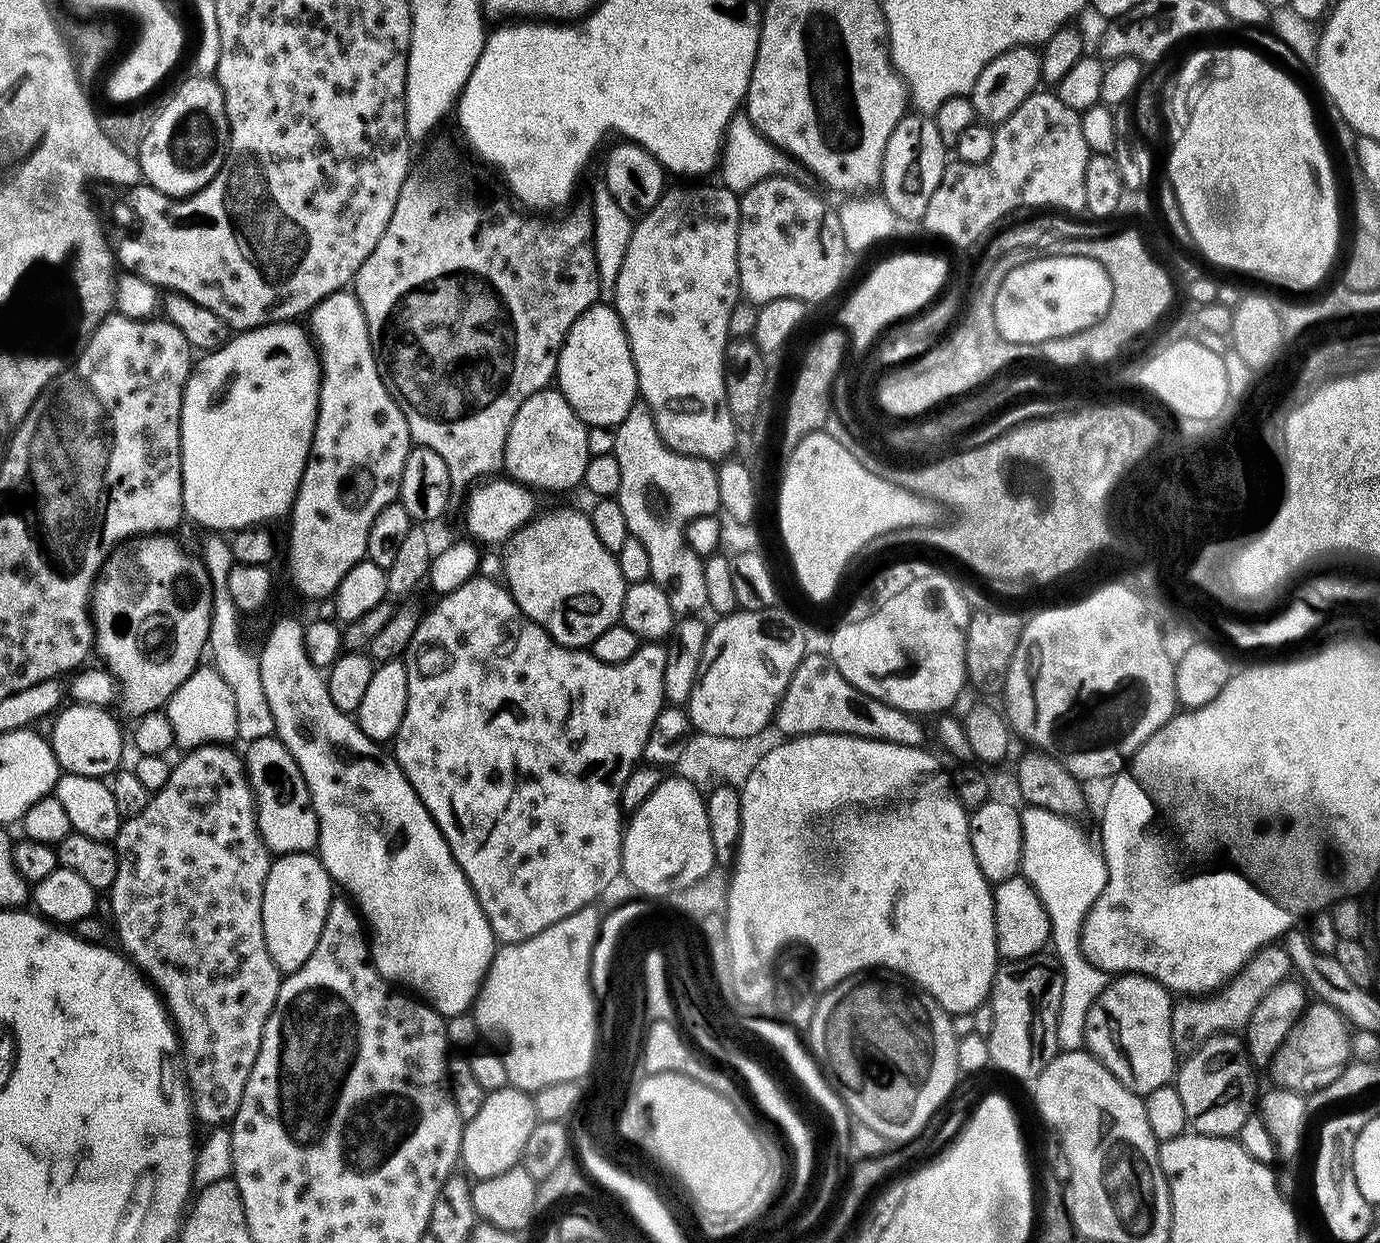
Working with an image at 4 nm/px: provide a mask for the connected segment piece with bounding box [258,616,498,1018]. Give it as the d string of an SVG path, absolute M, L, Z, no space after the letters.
M284 616L281 620L274 621L272 629L268 632L268 637L264 640L264 645L258 648L258 655L261 668L261 689L266 694L270 713L273 714L275 735L280 737L280 741L284 743L286 750L290 754L294 754L294 762L298 762L298 770L302 770L302 778L310 790L310 798L320 827L318 855L321 862L324 863L326 871L332 875L333 881L339 887L341 884L349 892L345 893L351 897L361 917L366 921L367 927L370 929L372 964L378 970L380 977L393 985L403 986L405 989L411 990L419 999L431 1004L445 1018L460 1016L467 1008L469 1011L473 1007L476 993L479 992L484 975L488 973L488 968L492 964L498 941L486 922L486 914L482 914L482 910L478 906L476 896L468 885L468 879L464 876L464 871L460 869L458 862L452 857L452 851L446 842L446 838L440 833L440 827L434 822L434 818L428 813L426 806L418 798L418 794L410 786L410 782L404 777L400 767L396 765L395 759L389 753L387 756L380 749L383 747L377 741L370 739L349 713L343 712L334 704L330 696L325 673L316 668L314 662L310 662L310 658L306 658L304 626L305 621L303 619L299 620L296 616Z

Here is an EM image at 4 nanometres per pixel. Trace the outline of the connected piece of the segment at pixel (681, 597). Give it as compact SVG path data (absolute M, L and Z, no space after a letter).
M642 398L630 406L626 418L615 425L614 431L616 437L611 452L618 458L618 467L622 470L622 486L618 499L630 535L638 538L642 546L646 546L646 555L652 559L650 579L659 586L662 594L666 594L677 617L700 614L708 600L708 576L704 573L705 561L690 547L686 533L690 522L713 515L721 507L719 484L716 481L717 469L703 458L687 456L685 452L676 452L668 447L656 429L650 406Z

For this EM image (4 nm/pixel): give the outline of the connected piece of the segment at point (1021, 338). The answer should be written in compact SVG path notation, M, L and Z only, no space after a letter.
M1040 256L1010 270L1010 274L1002 278L994 298L994 322L998 326L998 334L1002 334L1008 344L1035 346L1050 338L1062 338L1086 330L1106 314L1111 301L1110 278L1098 262L1085 256Z

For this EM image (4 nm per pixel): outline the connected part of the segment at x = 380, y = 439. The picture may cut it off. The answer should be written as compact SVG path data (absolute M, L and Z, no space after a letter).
M341 290L322 298L307 313L307 320L307 331L320 357L319 409L308 461L288 518L288 580L296 587L298 595L308 600L327 601L346 571L365 559L374 518L399 497L402 470L412 443L405 415L390 398L378 374L366 316L362 314L355 291Z

